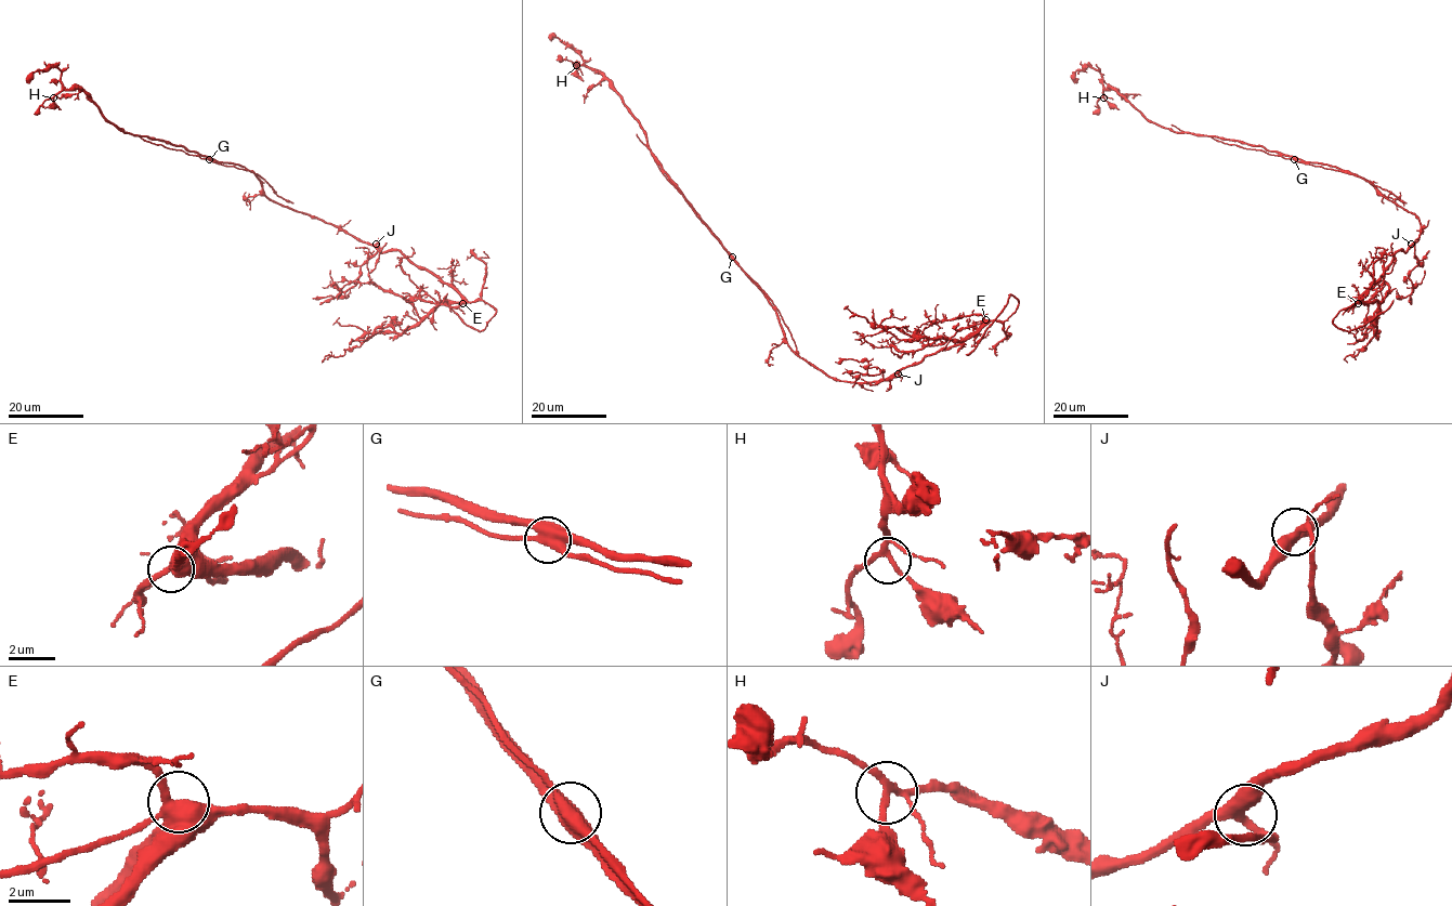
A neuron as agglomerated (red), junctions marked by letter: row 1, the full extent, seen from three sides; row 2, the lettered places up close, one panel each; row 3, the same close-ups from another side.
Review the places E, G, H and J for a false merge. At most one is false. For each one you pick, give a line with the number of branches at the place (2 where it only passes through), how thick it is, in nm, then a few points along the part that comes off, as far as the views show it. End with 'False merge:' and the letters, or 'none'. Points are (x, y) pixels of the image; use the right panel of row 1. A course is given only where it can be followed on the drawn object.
G: 4 | 500 nm | (1294, 158), (1218, 142), (1206, 135), (1181, 131), (1172, 125)
False merge: G

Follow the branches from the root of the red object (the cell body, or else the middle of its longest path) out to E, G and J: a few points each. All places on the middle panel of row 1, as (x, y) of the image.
E: (786, 341), (799, 356), (829, 377), (849, 382), (875, 382), (957, 345), (985, 319)
G: (786, 341), (775, 309), (731, 255)
J: (786, 341), (799, 356), (844, 381), (875, 382), (898, 373)

